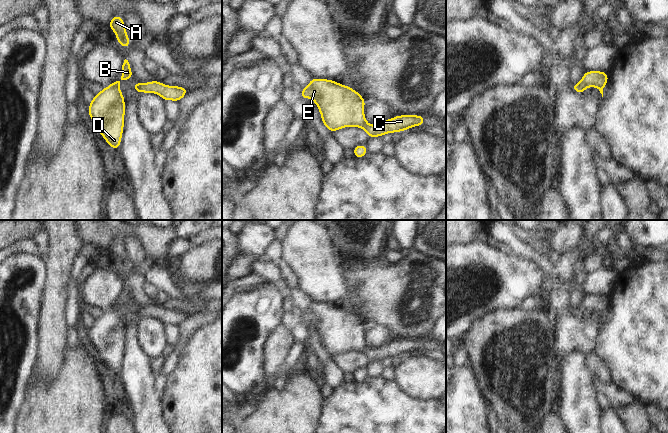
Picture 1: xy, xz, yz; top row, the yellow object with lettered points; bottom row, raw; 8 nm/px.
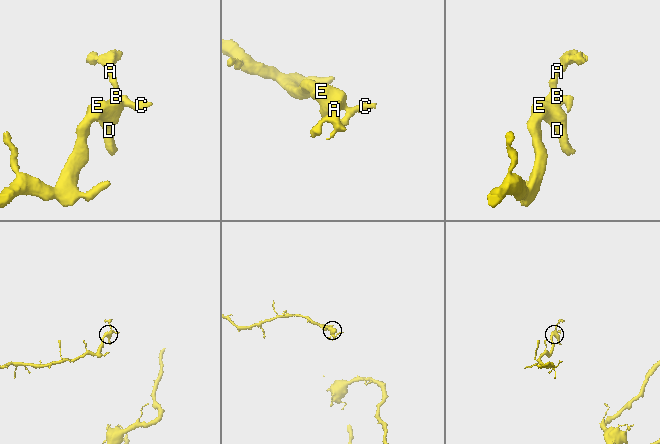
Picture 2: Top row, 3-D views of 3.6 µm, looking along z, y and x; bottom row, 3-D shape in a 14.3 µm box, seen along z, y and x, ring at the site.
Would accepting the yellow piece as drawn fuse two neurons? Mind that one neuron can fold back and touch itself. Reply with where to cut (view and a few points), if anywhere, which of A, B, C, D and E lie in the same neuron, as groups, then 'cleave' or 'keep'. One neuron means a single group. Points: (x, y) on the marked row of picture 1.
cut none; groups A B C D E; keep

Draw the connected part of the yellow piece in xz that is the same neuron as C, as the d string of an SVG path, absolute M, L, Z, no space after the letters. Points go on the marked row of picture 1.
M311 78L299 97L303 100L309 98L315 102L322 123L330 133L345 127L358 127L364 129L370 139L424 126L426 117L425 115L396 115L382 123L370 125L364 114L366 100L350 86L331 79Z

